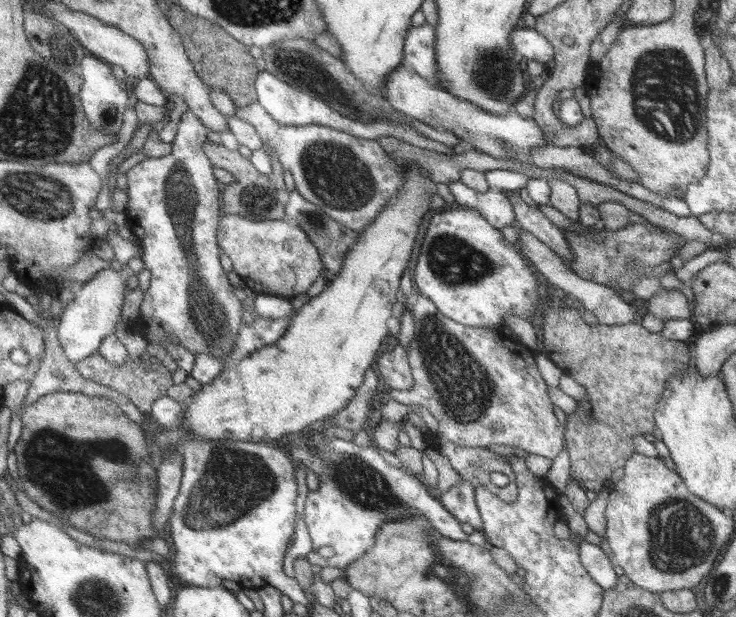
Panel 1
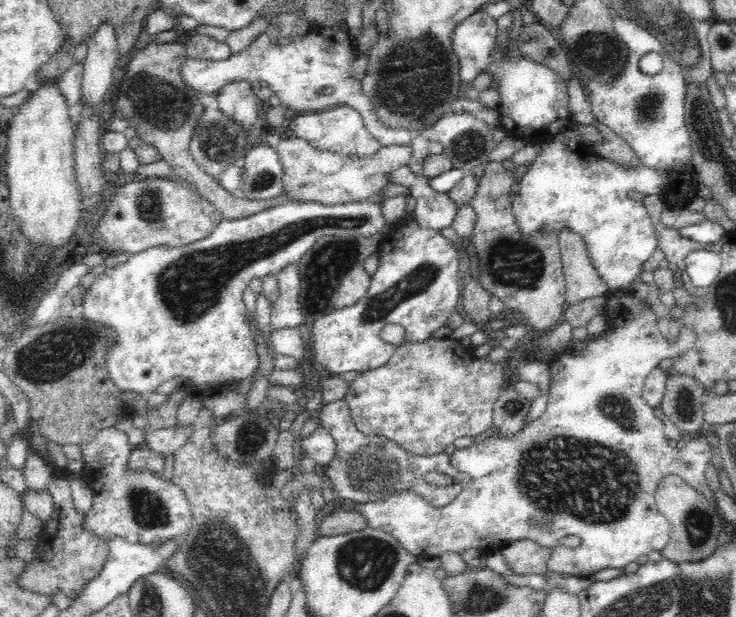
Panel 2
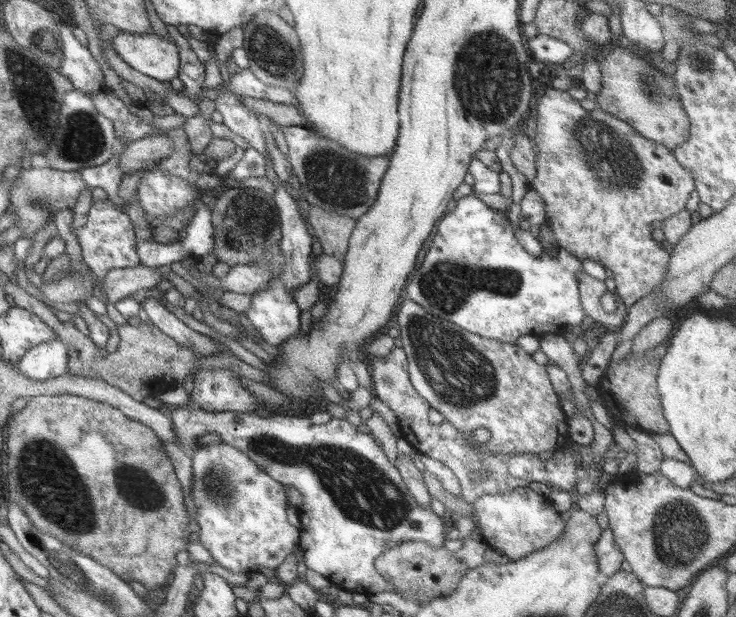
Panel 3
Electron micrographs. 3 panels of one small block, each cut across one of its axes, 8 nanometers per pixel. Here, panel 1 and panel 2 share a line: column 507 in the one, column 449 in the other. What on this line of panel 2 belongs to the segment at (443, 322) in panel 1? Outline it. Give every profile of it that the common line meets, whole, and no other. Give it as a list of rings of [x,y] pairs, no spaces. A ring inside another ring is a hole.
[[[384,326],[381,337],[391,347],[389,359],[380,368],[362,372],[349,382],[344,399],[356,428],[368,435],[384,436],[420,457],[444,453],[456,438],[475,437],[492,428],[493,404],[503,391],[503,363],[476,358],[472,349],[462,345],[458,339],[436,337],[412,343],[404,339],[404,336],[404,327]]]

